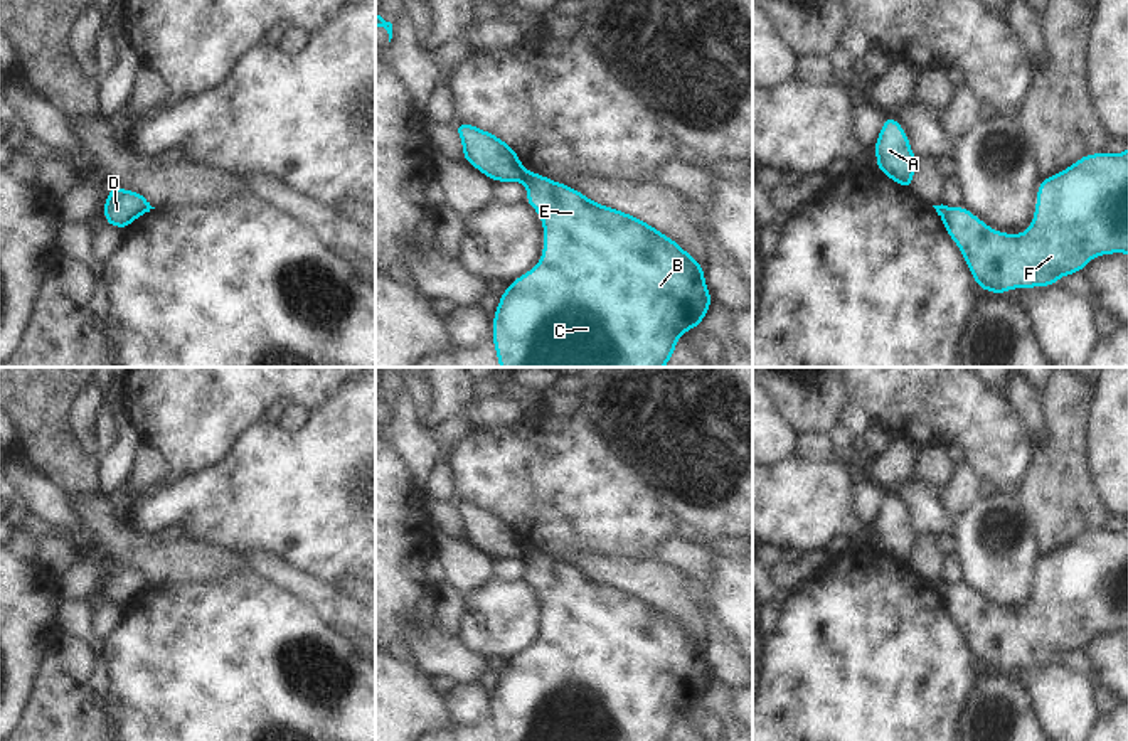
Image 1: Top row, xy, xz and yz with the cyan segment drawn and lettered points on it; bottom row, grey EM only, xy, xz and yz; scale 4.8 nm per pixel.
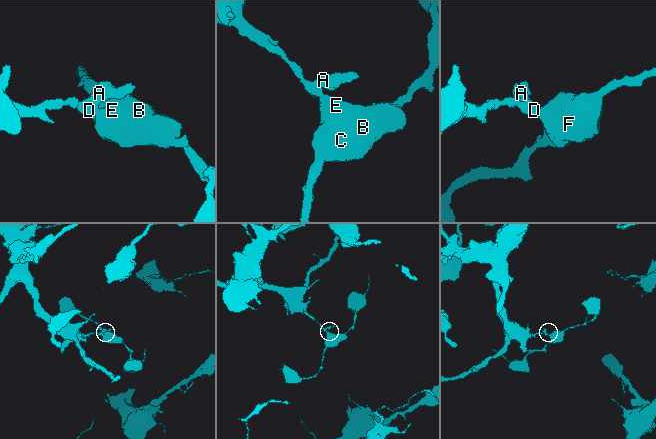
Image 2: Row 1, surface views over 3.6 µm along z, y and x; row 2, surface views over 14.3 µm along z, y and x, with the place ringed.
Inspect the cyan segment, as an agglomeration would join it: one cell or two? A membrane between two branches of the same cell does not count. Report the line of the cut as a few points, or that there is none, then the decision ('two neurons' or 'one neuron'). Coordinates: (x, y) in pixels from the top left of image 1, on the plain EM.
cut in xz along (529, 549), (522, 558); two neurons

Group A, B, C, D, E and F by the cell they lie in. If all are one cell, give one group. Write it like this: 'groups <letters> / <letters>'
groups A D / B C E F

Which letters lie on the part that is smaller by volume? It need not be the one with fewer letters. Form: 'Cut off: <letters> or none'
Cut off: B, C, E, F.

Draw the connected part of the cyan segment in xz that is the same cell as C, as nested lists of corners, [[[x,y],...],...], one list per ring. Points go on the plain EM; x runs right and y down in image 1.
[[[527,551],[524,562],[529,566],[525,579],[534,584],[544,605],[544,626],[540,638],[525,652],[510,658],[507,669],[500,672],[500,680],[493,692],[493,722],[500,741],[667,741],[677,724],[678,714],[702,702],[705,689],[712,682],[709,665],[704,658],[705,645],[684,628],[680,621],[667,615],[658,606],[648,603],[623,588],[601,583],[576,566],[554,559],[540,551]]]

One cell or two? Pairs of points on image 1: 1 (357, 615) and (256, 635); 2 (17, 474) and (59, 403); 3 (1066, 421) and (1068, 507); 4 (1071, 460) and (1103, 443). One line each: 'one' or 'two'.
1: two
2: two
3: one
4: two

